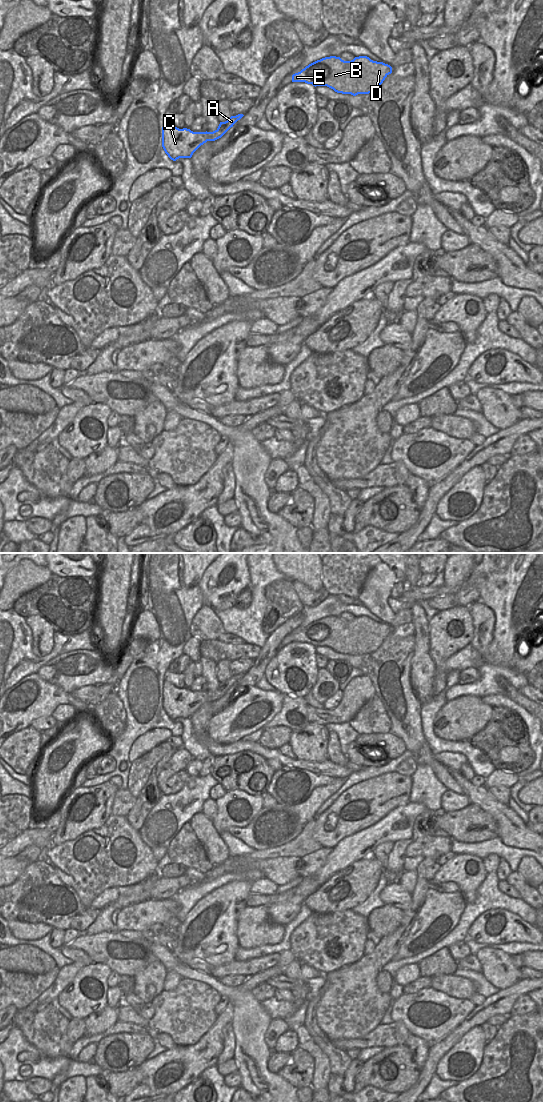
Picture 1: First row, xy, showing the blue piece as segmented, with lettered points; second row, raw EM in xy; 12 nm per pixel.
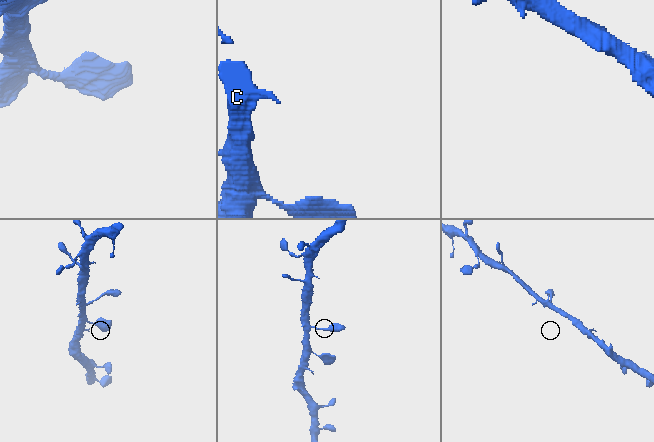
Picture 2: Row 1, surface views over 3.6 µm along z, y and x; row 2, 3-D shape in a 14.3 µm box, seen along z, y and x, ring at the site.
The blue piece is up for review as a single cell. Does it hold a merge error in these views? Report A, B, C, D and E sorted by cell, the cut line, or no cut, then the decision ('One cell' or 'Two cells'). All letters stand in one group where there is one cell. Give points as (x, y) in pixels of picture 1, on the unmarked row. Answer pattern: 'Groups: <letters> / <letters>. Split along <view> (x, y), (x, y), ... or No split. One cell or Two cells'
Groups: A B C D E. No split. One cell

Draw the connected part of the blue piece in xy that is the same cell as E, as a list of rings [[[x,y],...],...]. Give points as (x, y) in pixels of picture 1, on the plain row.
[[[330,616],[293,634],[292,642],[327,646],[337,653],[356,656],[375,652],[391,633],[390,625],[373,621],[367,616],[355,617],[351,621]]]

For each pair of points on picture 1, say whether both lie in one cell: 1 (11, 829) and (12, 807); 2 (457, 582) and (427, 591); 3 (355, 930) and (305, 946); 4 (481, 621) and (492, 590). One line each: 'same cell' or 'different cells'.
1: same cell
2: same cell
3: same cell
4: different cells

